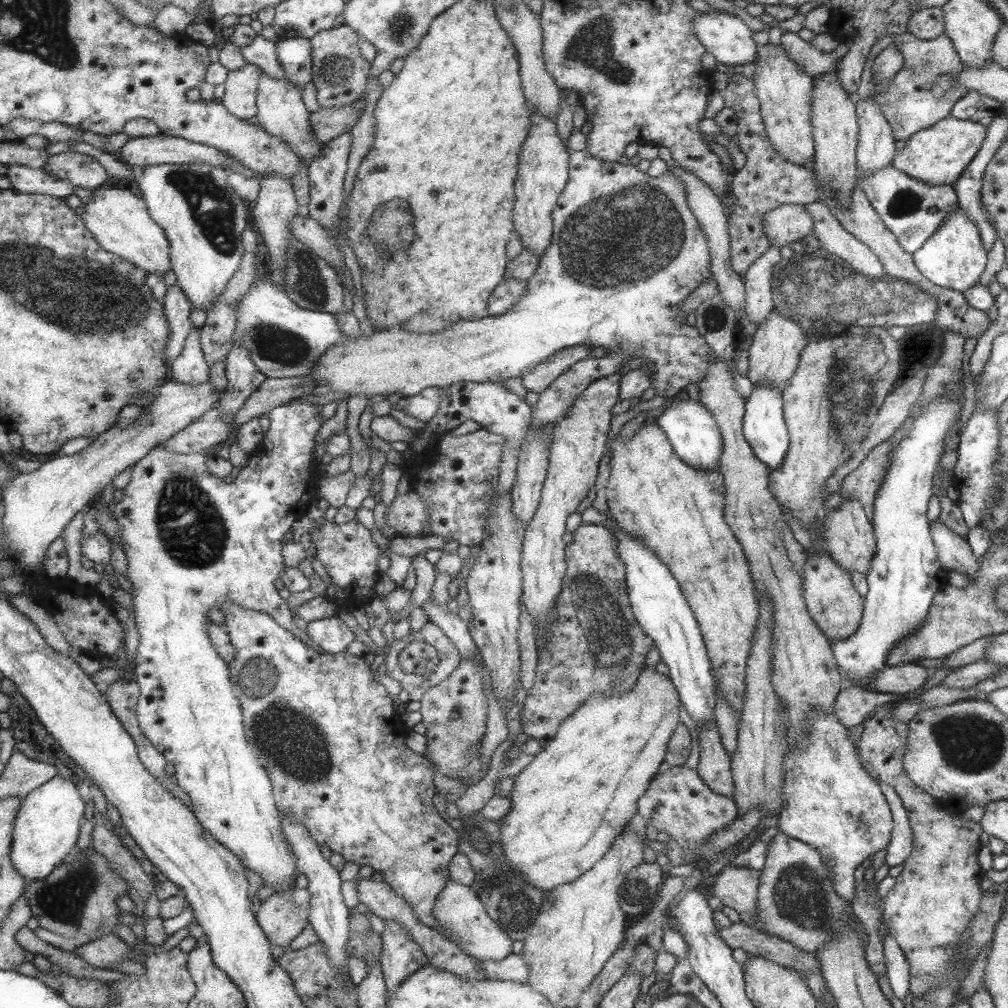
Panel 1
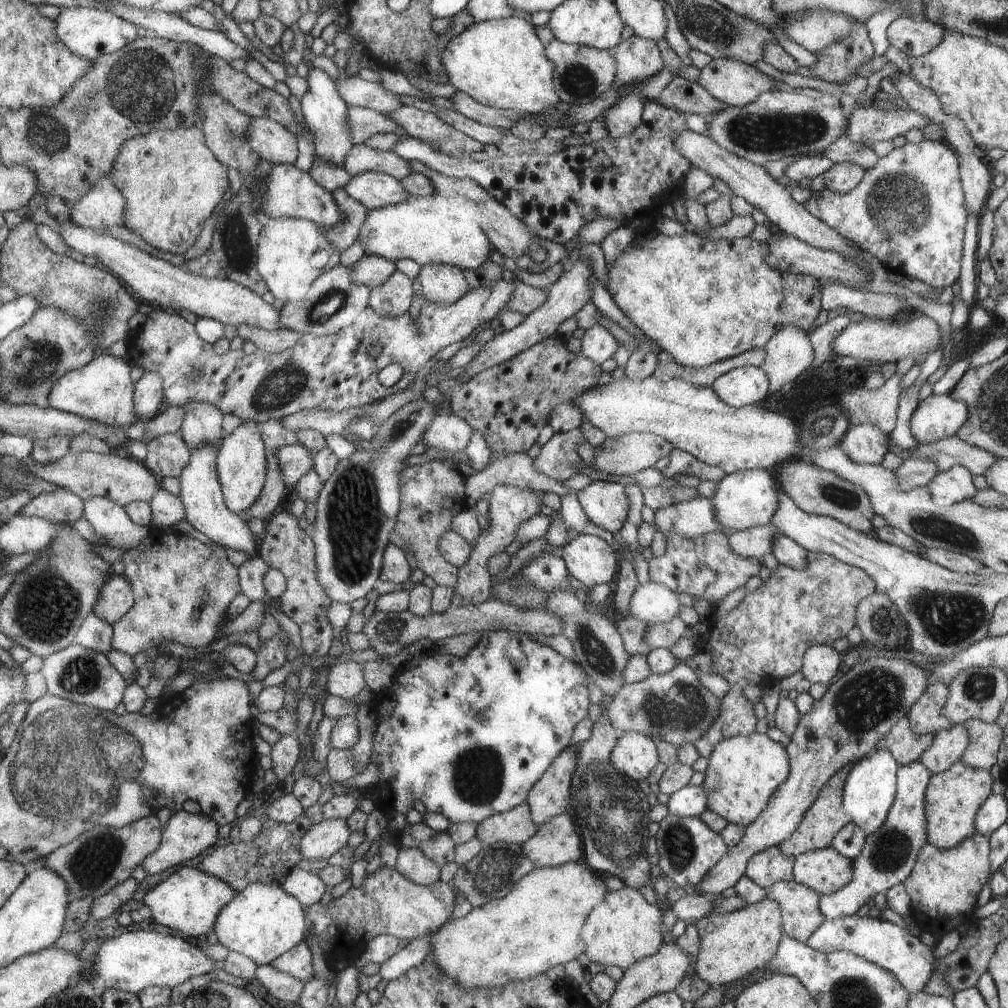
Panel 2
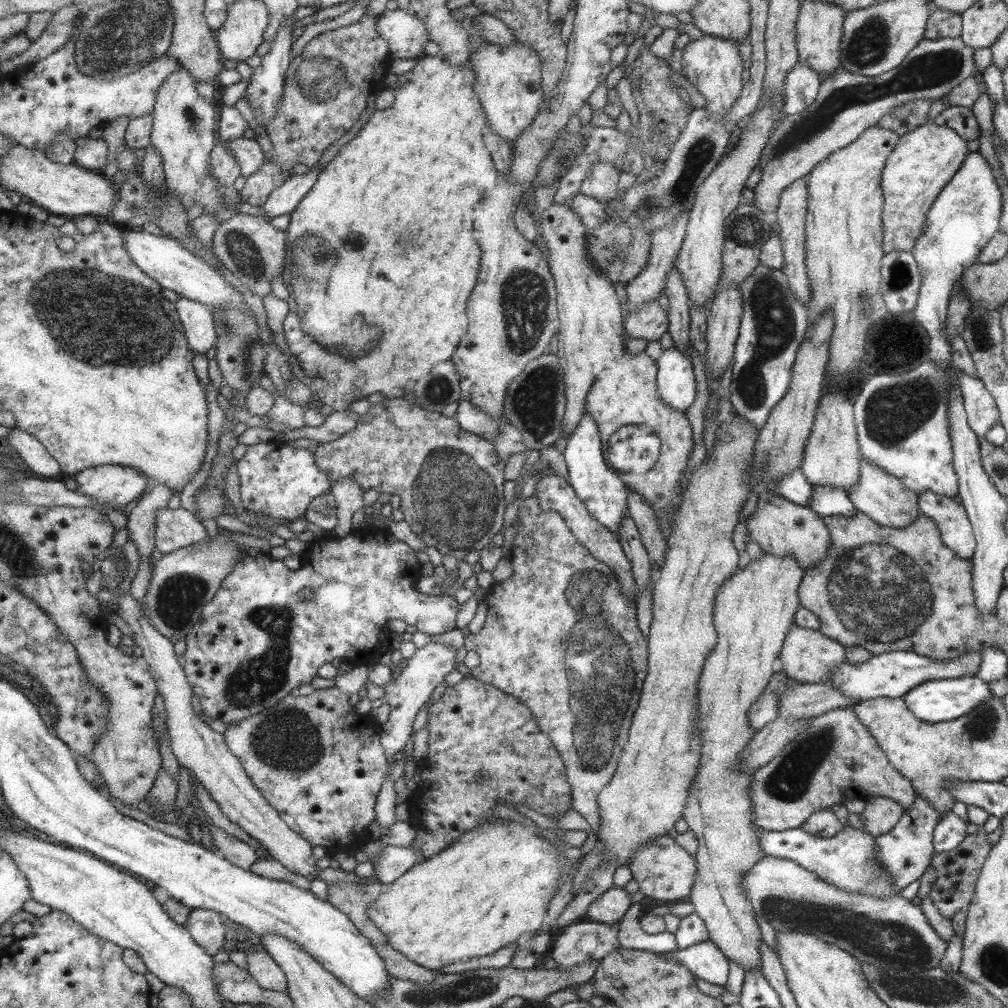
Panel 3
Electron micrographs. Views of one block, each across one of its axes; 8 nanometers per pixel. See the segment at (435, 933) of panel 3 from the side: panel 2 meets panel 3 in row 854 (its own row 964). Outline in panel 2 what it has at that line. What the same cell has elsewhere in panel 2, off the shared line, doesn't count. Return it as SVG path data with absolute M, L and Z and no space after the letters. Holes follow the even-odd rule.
M569 861L565 865L556 867L537 867L524 874L513 886L512 889L504 896L498 899L487 901L484 905L478 907L472 907L472 909L460 918L450 918L445 921L440 928L432 934L430 940L430 952L428 957L438 965L438 969L453 982L456 982L460 987L467 988L487 988L491 989L496 986L503 986L511 981L528 981L537 975L543 975L544 972L552 966L558 964L565 964L573 958L577 958L584 952L584 942L580 939L580 930L584 926L587 915L591 912L593 907L596 907L604 897L604 894L608 892L603 882L601 881L603 876L597 874L590 869L583 861Z

